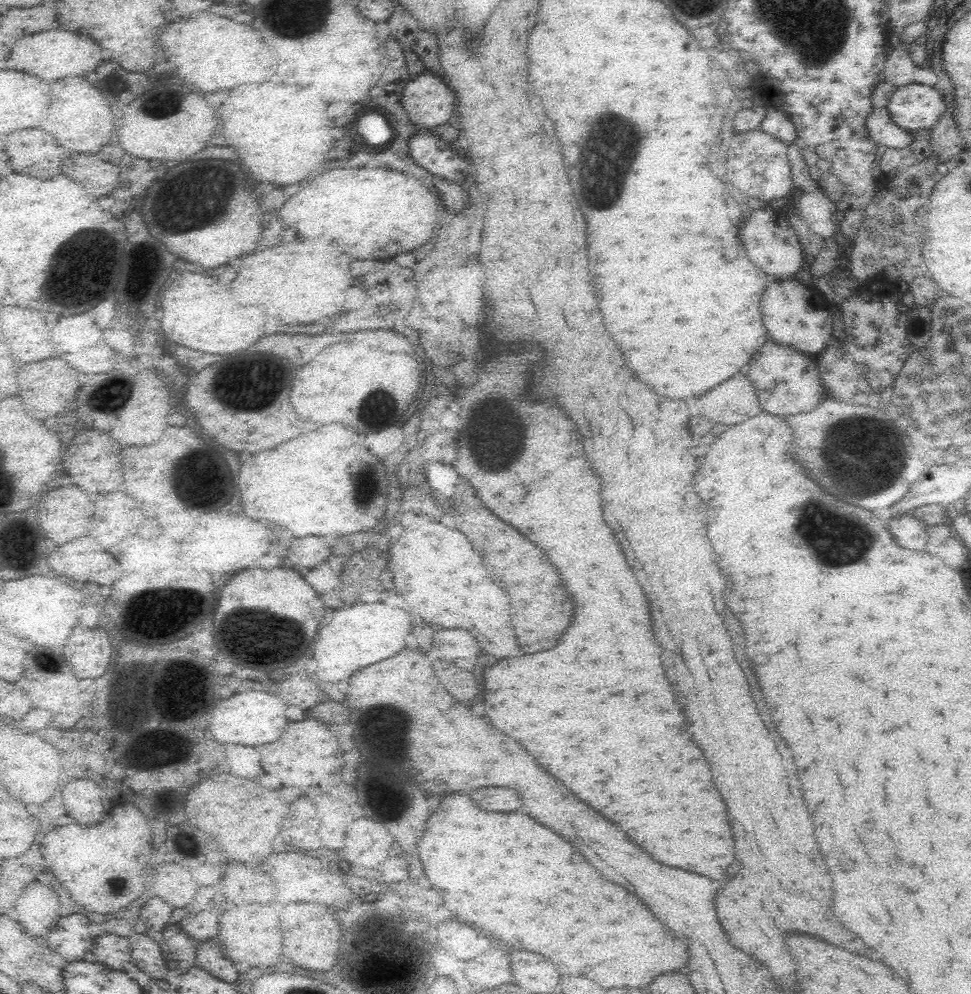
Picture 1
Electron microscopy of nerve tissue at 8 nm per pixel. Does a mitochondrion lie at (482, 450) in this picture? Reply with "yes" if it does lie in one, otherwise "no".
yes

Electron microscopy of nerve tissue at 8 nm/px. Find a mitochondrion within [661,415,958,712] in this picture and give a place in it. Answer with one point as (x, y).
(825, 526)

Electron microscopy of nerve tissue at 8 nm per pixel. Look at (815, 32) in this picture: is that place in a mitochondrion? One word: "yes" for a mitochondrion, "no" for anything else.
yes

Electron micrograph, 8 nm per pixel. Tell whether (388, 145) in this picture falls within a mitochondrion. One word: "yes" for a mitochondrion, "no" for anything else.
no

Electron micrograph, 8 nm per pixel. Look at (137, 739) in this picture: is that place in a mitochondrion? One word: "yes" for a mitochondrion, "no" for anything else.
yes

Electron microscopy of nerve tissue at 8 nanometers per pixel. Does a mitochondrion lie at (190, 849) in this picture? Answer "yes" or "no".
no

